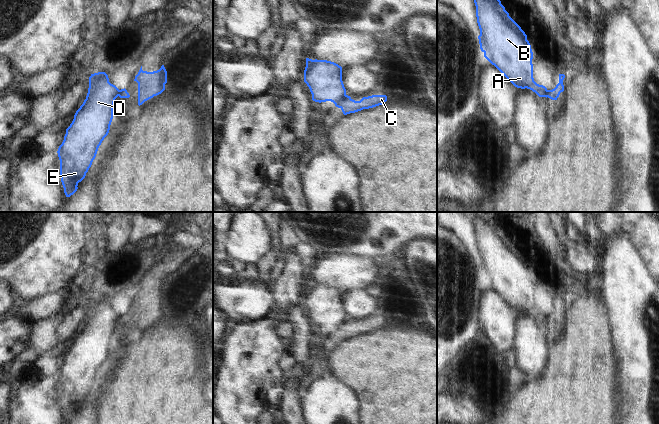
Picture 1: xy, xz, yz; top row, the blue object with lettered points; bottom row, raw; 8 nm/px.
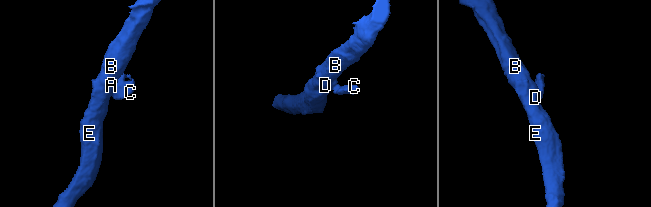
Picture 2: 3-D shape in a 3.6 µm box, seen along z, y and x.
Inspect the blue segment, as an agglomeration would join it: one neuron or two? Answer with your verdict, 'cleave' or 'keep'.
cleave

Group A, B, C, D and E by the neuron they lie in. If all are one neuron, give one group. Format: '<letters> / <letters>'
A B D E / C

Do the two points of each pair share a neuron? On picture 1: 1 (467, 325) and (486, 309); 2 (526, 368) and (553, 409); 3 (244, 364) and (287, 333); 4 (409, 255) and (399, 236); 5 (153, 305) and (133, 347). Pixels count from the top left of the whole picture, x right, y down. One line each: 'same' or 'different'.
1: different
2: different
3: different
4: different
5: different

